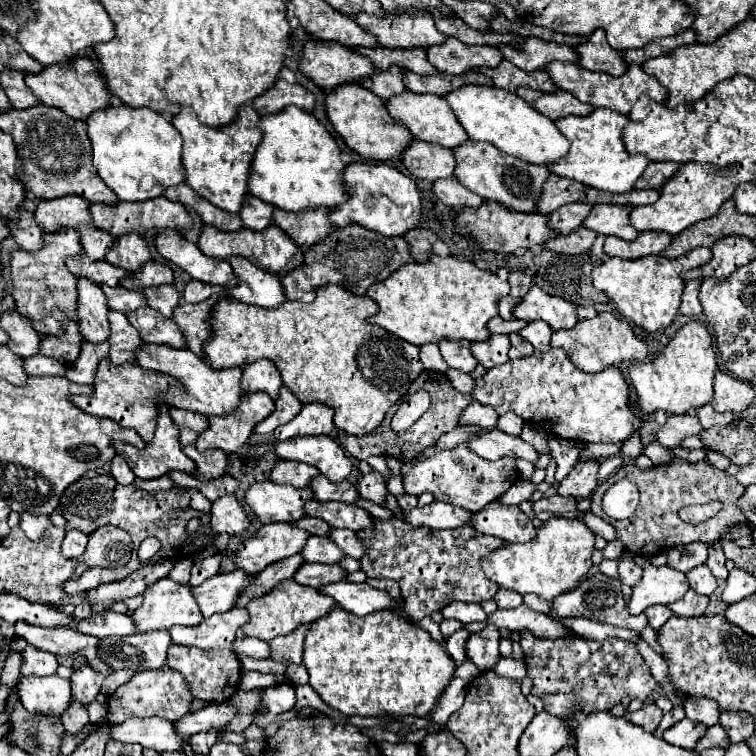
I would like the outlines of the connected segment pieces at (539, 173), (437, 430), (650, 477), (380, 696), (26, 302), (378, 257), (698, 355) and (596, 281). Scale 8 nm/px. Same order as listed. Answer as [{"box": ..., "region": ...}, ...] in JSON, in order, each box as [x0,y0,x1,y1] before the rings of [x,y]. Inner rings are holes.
[{"box":[453,141,549,213],"region":[[[467,141],[453,149],[457,157],[455,177],[473,193],[481,195],[485,201],[501,203],[503,207],[511,211],[523,211],[533,213],[535,203],[539,201],[539,195],[543,191],[543,183],[549,177],[547,167],[543,165],[531,165],[527,161],[515,159],[503,151],[499,151],[491,143],[479,143],[479,141]]]},{"box":[339,371,471,463],"region":[[[423,371],[411,385],[409,393],[415,393],[417,389],[425,389],[431,397],[431,407],[417,419],[417,423],[413,423],[407,431],[403,433],[395,433],[391,431],[389,427],[389,419],[391,419],[391,413],[385,415],[383,423],[367,433],[367,435],[361,435],[361,437],[355,437],[355,435],[347,435],[343,431],[339,431],[339,443],[347,449],[347,453],[355,459],[367,459],[371,455],[381,455],[381,457],[395,457],[399,459],[401,463],[407,463],[411,459],[415,459],[425,447],[433,445],[443,433],[447,431],[453,431],[457,425],[459,425],[459,415],[461,411],[471,403],[471,395],[463,395],[459,391],[455,391],[455,387],[451,387],[451,381],[447,379],[447,375],[443,373],[435,373],[435,371]]]},{"box":[591,459,747,557],"region":[[[673,459],[671,463],[665,463],[665,465],[659,465],[659,467],[649,467],[649,469],[639,469],[635,463],[625,463],[615,475],[611,475],[607,481],[603,481],[591,495],[591,511],[605,519],[607,523],[611,523],[617,531],[617,539],[623,543],[625,551],[631,553],[631,555],[643,555],[643,557],[651,557],[651,555],[659,555],[659,553],[665,553],[669,551],[671,547],[677,547],[677,545],[685,545],[685,543],[693,543],[693,541],[703,541],[707,545],[713,545],[715,541],[719,541],[725,533],[729,533],[733,527],[737,525],[743,525],[747,523],[745,515],[739,511],[739,507],[735,505],[737,499],[743,495],[745,487],[733,477],[733,475],[727,475],[725,471],[709,465],[707,461],[699,461],[699,463],[689,463],[689,461],[679,461],[679,459]],[[621,477],[625,479],[631,479],[637,487],[639,487],[639,493],[641,493],[641,499],[639,499],[639,507],[635,509],[633,517],[629,519],[611,519],[603,513],[601,509],[601,499],[605,495],[605,491],[615,483],[619,481]],[[711,499],[719,499],[723,501],[723,509],[699,523],[699,525],[687,525],[679,519],[679,509],[685,507],[685,505],[695,505],[695,503],[707,503]]]},{"box":[303,607,457,717],"region":[[[341,607],[331,609],[329,615],[317,619],[311,625],[305,637],[303,665],[309,673],[309,685],[331,709],[343,715],[363,717],[427,717],[451,683],[457,667],[455,661],[435,639],[431,639],[427,631],[403,619],[399,613],[385,609],[365,617],[355,617]]]},{"box":[11,229,83,335],"region":[[[69,229],[61,233],[47,233],[43,247],[39,251],[15,251],[11,255],[11,277],[13,277],[13,297],[19,315],[27,317],[39,335],[63,335],[63,321],[75,321],[77,303],[77,277],[67,271],[65,259],[83,253],[79,243],[79,233]]]},{"box":[281,225,411,303],"region":[[[359,225],[349,227],[335,227],[335,231],[305,249],[305,263],[303,267],[281,275],[281,283],[285,287],[285,295],[289,301],[307,301],[311,303],[315,299],[315,291],[323,285],[335,283],[355,295],[365,295],[365,291],[377,283],[387,279],[393,271],[403,267],[411,261],[411,251],[407,247],[407,241],[399,237],[385,237],[377,231],[363,229]]]},{"box":[629,321,717,413],"region":[[[689,321],[683,325],[673,341],[665,347],[665,353],[661,353],[653,361],[633,363],[629,369],[631,383],[637,391],[639,407],[645,413],[655,413],[659,409],[673,413],[695,413],[699,407],[709,403],[713,399],[713,377],[717,373],[717,355],[713,349],[713,339],[707,331],[707,327],[699,321]]]},{"box":[591,247,711,333],"region":[[[707,247],[689,251],[679,259],[667,259],[663,255],[647,255],[635,261],[623,261],[621,257],[611,257],[609,261],[595,267],[591,277],[593,277],[593,285],[611,297],[621,317],[653,333],[669,327],[675,315],[679,313],[681,293],[685,287],[681,273],[705,265],[709,259],[711,259],[711,251]]]}]

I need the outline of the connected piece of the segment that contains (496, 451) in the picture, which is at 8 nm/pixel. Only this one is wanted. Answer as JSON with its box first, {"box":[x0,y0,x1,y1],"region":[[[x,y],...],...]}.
{"box":[469,429,539,463],"region":[[[493,429],[487,435],[469,439],[469,447],[477,455],[481,455],[483,459],[489,459],[489,461],[497,461],[503,455],[513,457],[513,459],[519,457],[519,459],[525,459],[529,463],[537,463],[539,461],[539,453],[535,451],[533,445],[525,443],[521,437],[507,435],[507,433],[499,431],[499,429]]]}

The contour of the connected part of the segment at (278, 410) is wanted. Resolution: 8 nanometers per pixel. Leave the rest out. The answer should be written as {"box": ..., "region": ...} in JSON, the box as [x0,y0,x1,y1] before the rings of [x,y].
{"box":[255,387,303,435],"region":[[[281,387],[281,395],[275,401],[275,411],[255,427],[255,433],[259,435],[273,433],[279,425],[285,425],[287,421],[291,421],[301,411],[301,407],[303,407],[301,401],[291,393],[291,389]]]}

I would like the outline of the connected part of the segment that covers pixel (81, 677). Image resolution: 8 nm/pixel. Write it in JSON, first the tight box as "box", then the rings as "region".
{"box":[71,665,103,703],"region":[[[83,665],[79,669],[75,669],[71,673],[71,691],[73,691],[73,697],[79,701],[79,703],[91,703],[99,689],[101,689],[101,683],[103,683],[103,675],[99,675],[97,671],[91,671],[91,667]]]}

